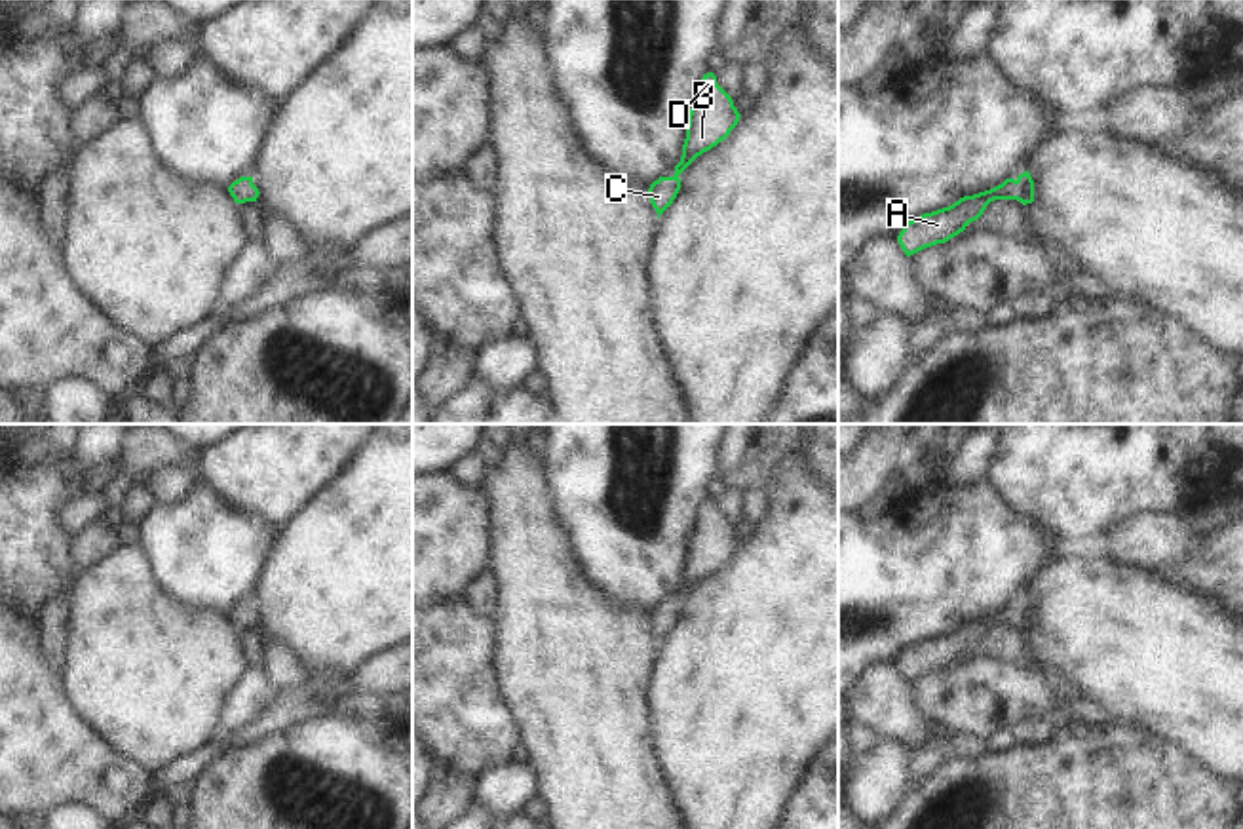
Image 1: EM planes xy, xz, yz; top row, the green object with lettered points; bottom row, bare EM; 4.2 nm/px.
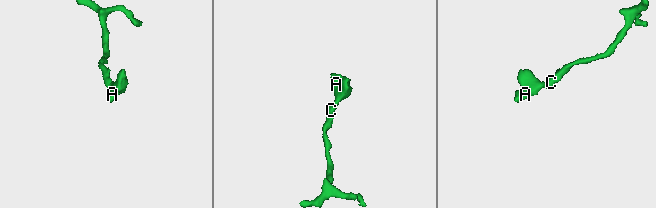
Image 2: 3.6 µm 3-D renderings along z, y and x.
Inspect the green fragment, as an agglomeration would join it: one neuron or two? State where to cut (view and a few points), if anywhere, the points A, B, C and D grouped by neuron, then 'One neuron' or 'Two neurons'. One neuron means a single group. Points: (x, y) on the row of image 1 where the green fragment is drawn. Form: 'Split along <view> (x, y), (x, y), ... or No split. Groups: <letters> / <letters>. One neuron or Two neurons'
No split. Groups: A B C D. One neuron.

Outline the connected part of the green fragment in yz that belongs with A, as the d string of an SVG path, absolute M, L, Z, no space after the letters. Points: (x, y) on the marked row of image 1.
M1024 171L1017 179L1005 179L990 190L964 196L948 207L924 213L905 222L897 241L907 257L926 247L945 243L964 232L969 222L977 221L994 200L1017 200L1023 205L1032 203L1034 181L1030 173Z

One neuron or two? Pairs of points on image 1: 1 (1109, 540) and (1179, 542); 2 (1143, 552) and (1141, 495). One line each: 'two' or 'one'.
1: one
2: two

